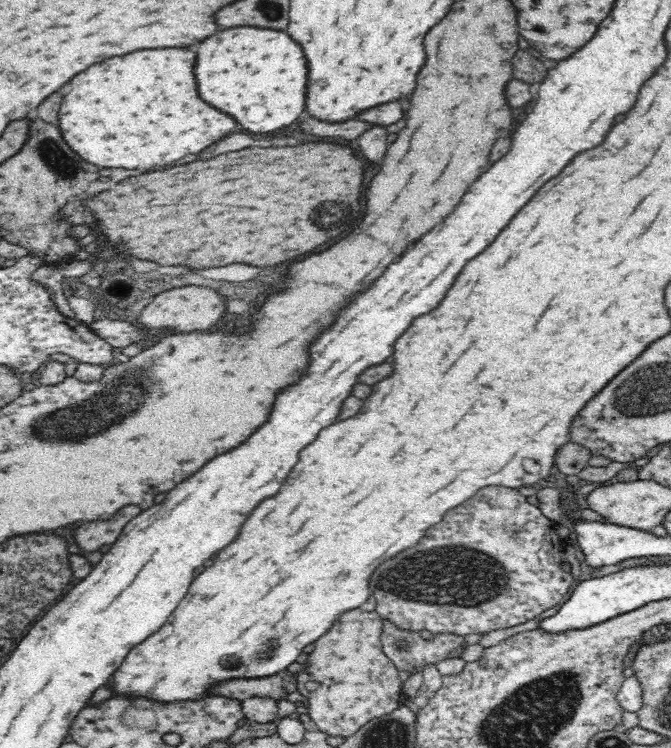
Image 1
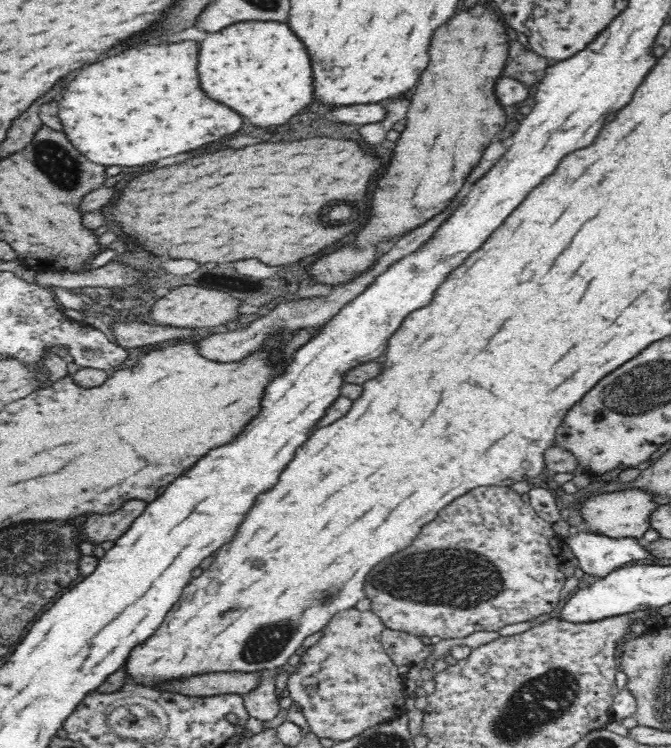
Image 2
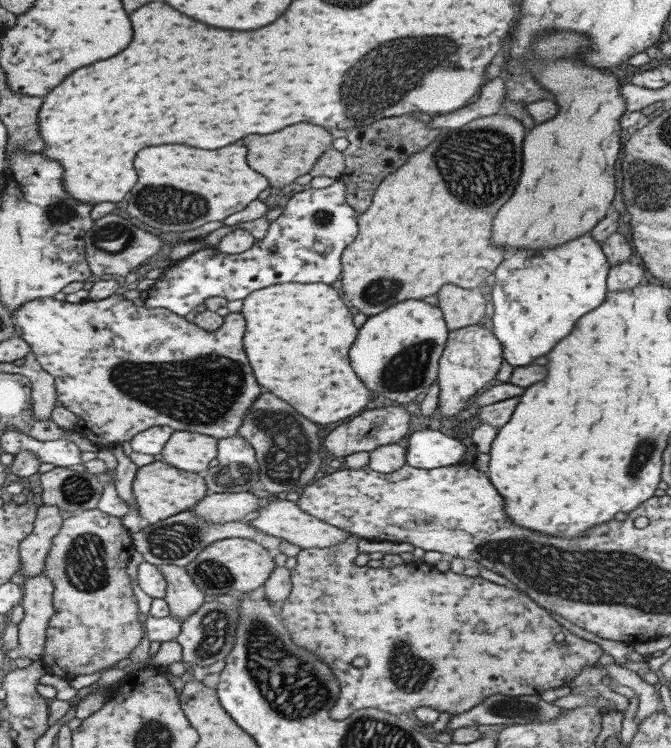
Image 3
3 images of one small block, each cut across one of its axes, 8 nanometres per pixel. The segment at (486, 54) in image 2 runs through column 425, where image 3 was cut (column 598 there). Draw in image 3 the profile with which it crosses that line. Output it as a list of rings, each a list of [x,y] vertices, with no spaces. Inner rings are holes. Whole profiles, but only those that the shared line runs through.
[[[568,32],[542,36],[534,46],[538,54],[528,60],[530,70],[538,76],[542,86],[556,94],[560,112],[556,118],[526,134],[526,168],[520,180],[522,184],[512,196],[516,200],[508,200],[496,214],[490,240],[494,246],[502,246],[506,250],[558,248],[558,244],[566,244],[588,234],[606,216],[606,210],[616,196],[614,166],[620,154],[618,122],[626,110],[626,102],[618,94],[622,83],[612,72],[600,72],[568,58],[574,52],[580,52],[582,46],[586,46],[586,38]]]

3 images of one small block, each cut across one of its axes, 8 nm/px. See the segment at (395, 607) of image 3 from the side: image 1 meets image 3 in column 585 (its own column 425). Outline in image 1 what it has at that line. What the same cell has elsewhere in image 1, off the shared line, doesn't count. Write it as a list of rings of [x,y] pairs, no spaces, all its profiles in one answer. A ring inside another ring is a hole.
[[[383,619],[381,647],[399,671],[422,673],[428,664],[437,666],[450,658],[450,652],[466,649],[462,644],[463,635],[440,633],[431,640],[425,640],[416,631],[402,629],[388,619]],[[398,642],[401,642],[401,647],[398,647]]]

